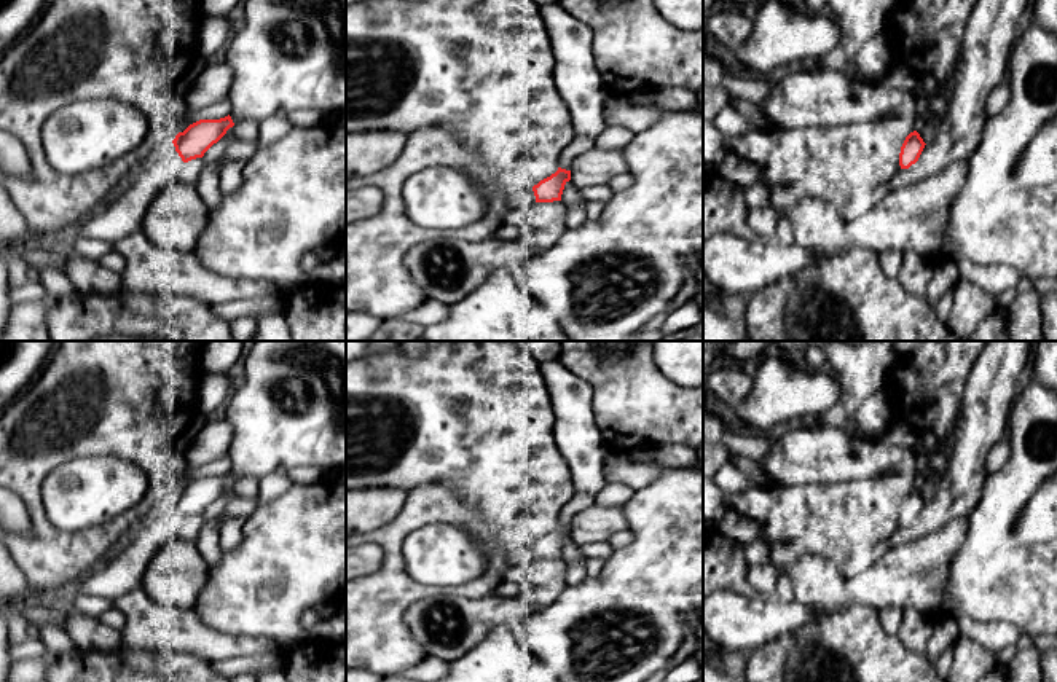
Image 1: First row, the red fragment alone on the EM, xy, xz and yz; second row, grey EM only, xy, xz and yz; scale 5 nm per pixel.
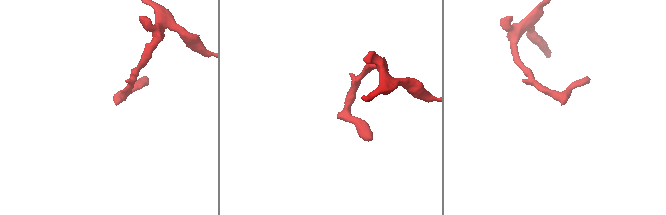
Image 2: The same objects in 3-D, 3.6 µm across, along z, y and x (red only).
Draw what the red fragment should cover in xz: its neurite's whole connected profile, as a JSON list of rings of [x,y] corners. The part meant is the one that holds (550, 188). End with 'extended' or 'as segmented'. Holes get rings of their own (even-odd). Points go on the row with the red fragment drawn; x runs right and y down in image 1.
[[[558,167],[555,174],[540,180],[529,190],[510,198],[510,202],[515,209],[528,209],[534,202],[553,202],[561,201],[564,185],[571,180],[571,170]]]; extended

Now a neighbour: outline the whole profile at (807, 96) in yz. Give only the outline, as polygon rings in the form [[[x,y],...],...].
[[[811,64],[776,73],[760,107],[770,127],[792,129],[875,121],[909,113],[914,102],[915,94],[899,92],[885,81],[864,81]]]

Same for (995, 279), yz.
[[[957,261],[960,279],[968,280],[993,296],[1017,288],[1022,276],[1009,265],[980,266],[971,261]]]

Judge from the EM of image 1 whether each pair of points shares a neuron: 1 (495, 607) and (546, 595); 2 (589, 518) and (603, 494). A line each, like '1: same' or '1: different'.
1: same
2: different

